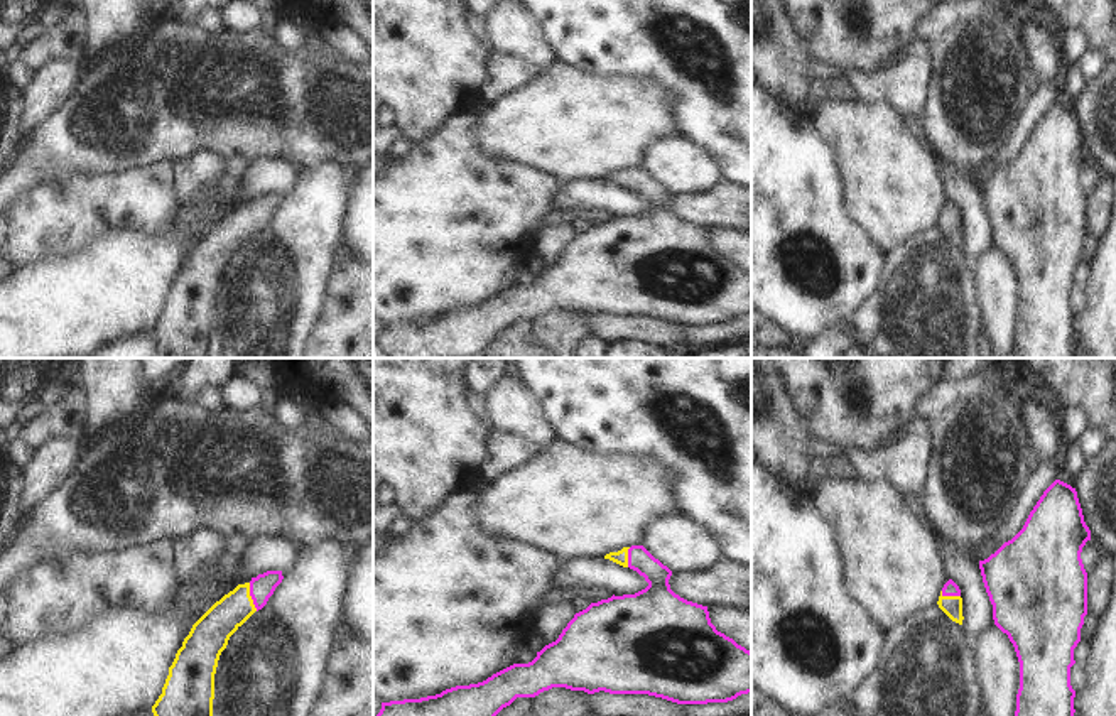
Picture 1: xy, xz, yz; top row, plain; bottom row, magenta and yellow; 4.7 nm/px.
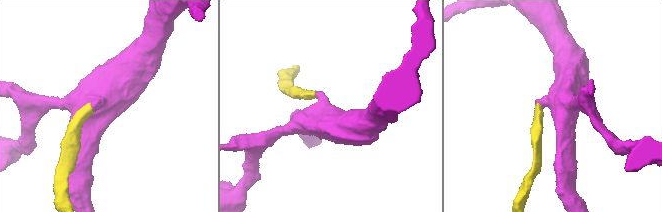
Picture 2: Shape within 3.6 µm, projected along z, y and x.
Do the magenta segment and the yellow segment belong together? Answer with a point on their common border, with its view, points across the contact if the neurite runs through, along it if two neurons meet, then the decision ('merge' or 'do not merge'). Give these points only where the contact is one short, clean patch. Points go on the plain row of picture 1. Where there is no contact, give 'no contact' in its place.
contact xy (252, 218); way xy (262, 208), (252, 218), (243, 222), (213, 252); merge

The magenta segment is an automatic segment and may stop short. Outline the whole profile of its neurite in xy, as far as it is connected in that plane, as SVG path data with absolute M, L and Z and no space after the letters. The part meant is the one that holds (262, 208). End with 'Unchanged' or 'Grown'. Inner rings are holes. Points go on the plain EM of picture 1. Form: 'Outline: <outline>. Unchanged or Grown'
Outline: M267 193L238 206L192 247L152 328L157 358L214 358L213 321L219 277L230 258L267 226L282 201L282 193Z. Grown.

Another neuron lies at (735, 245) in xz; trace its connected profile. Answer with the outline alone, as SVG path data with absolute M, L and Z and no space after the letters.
M707 228L711 245L718 253L751 274L751 235L731 228Z

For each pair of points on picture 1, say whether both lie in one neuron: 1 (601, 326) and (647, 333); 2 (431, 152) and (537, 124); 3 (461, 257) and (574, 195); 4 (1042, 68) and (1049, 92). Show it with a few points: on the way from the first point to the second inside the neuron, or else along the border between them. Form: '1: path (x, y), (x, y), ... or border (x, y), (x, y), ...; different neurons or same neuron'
1: path (613, 328), (635, 328); same neuron
2: border (476, 117), (478, 144), (490, 152), (514, 159); different neurons
3: border (561, 183), (558, 195); different neurons
4: border (1057, 83), (1040, 85); different neurons

